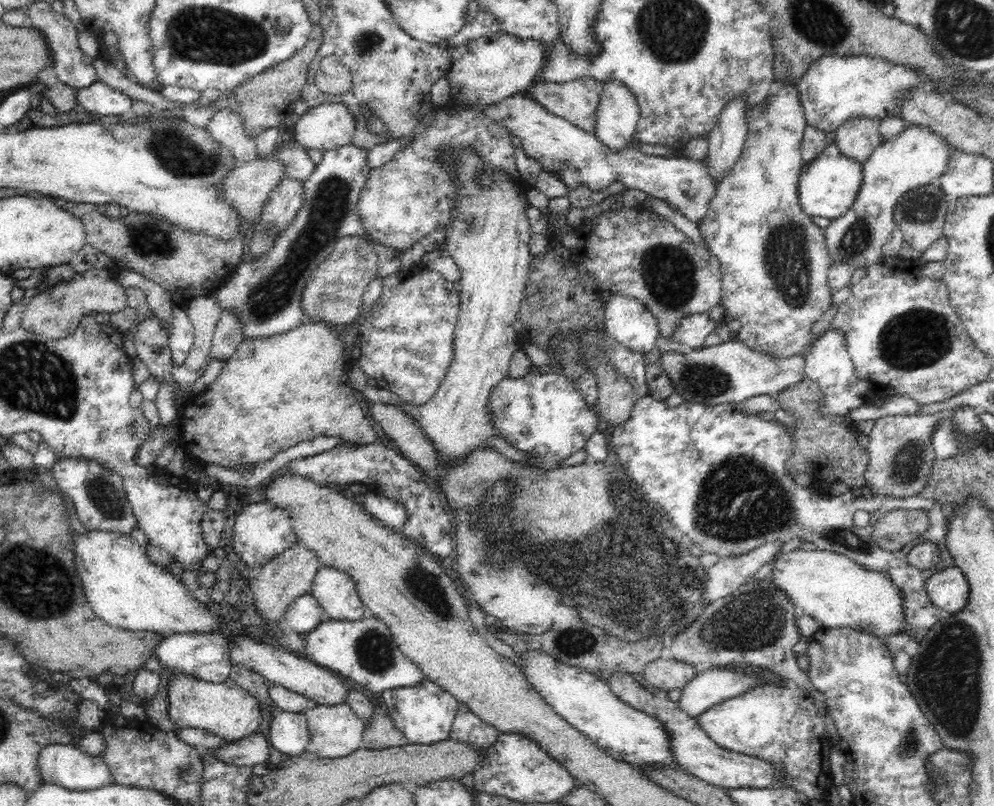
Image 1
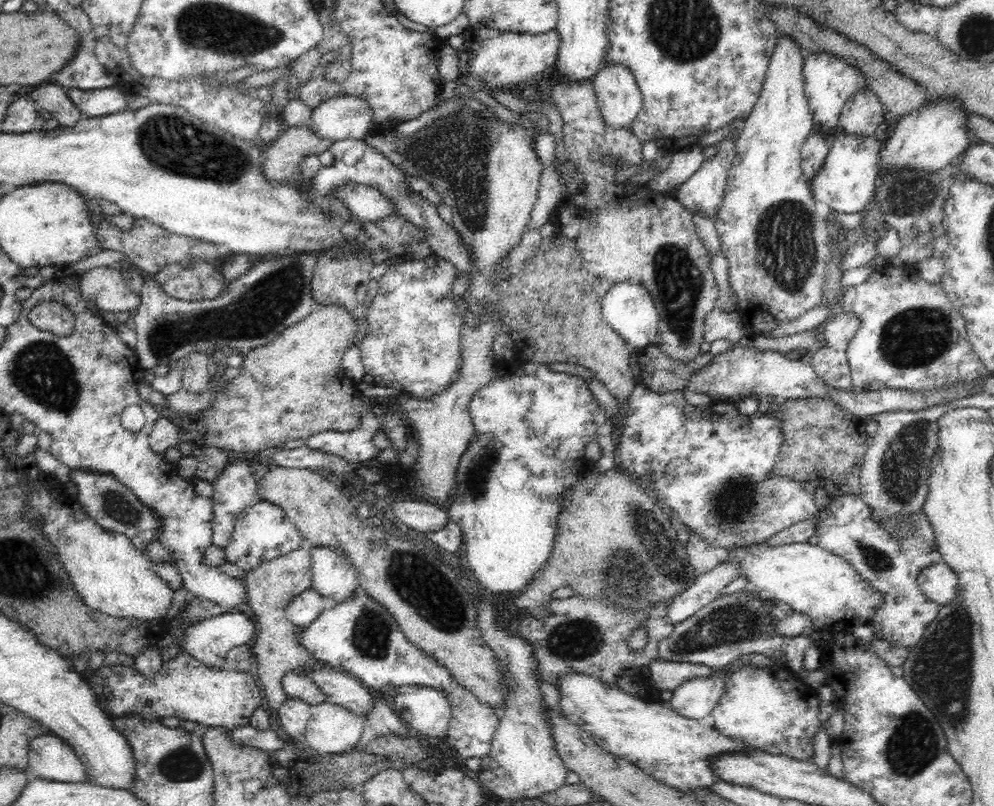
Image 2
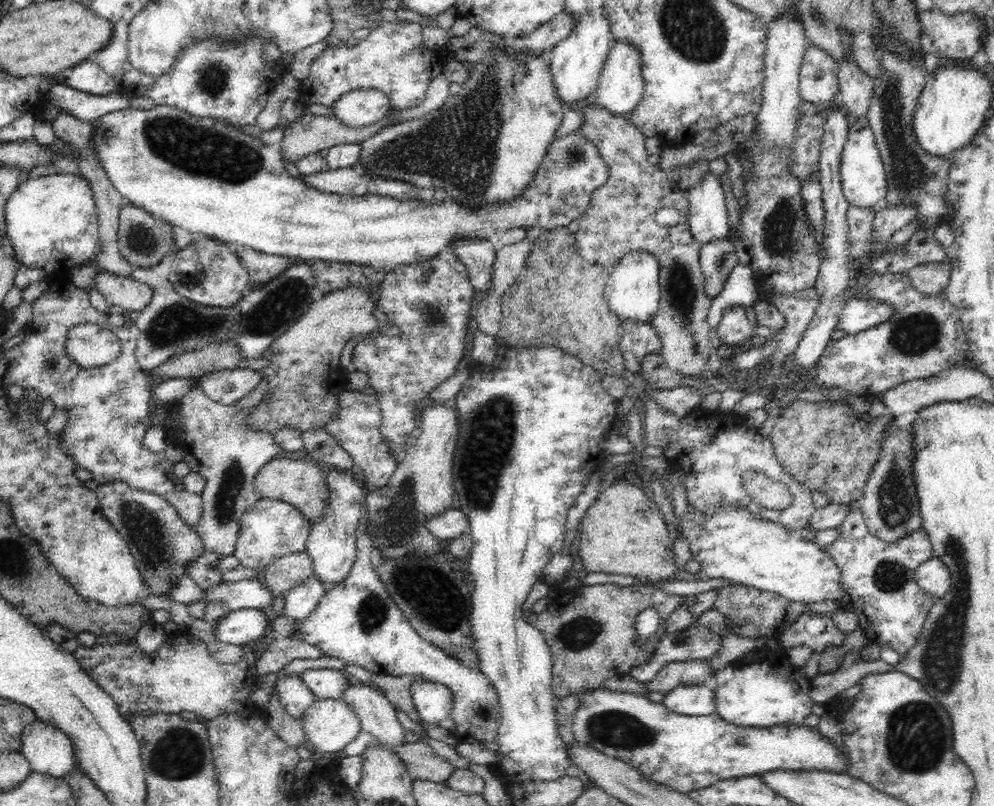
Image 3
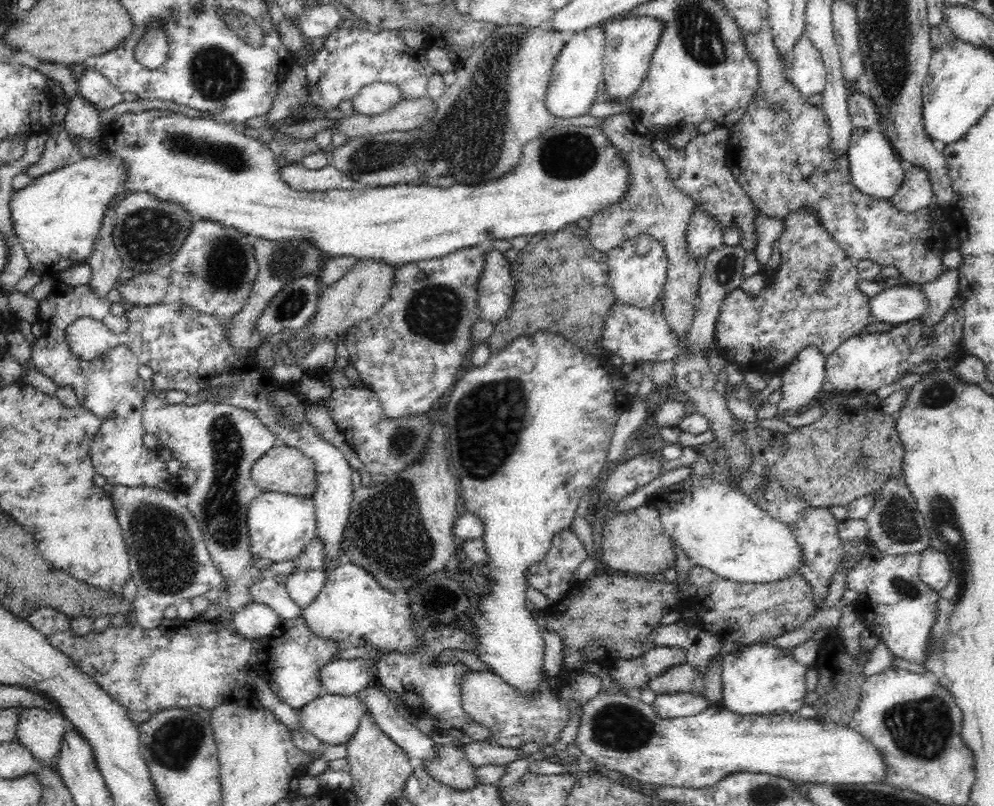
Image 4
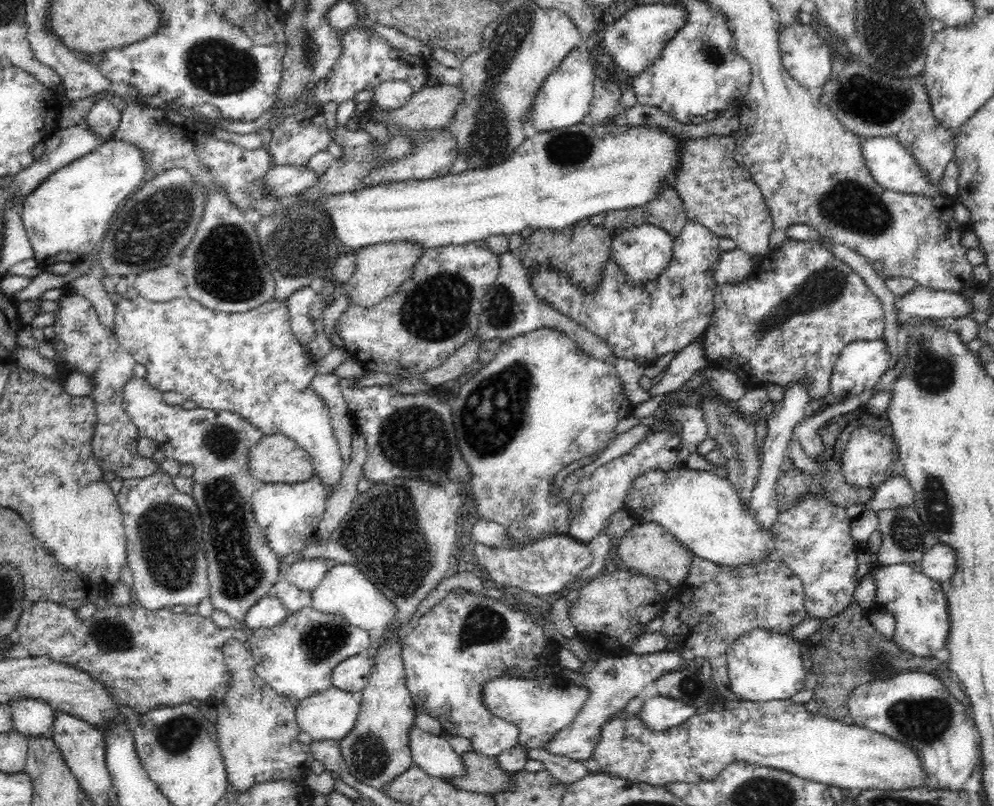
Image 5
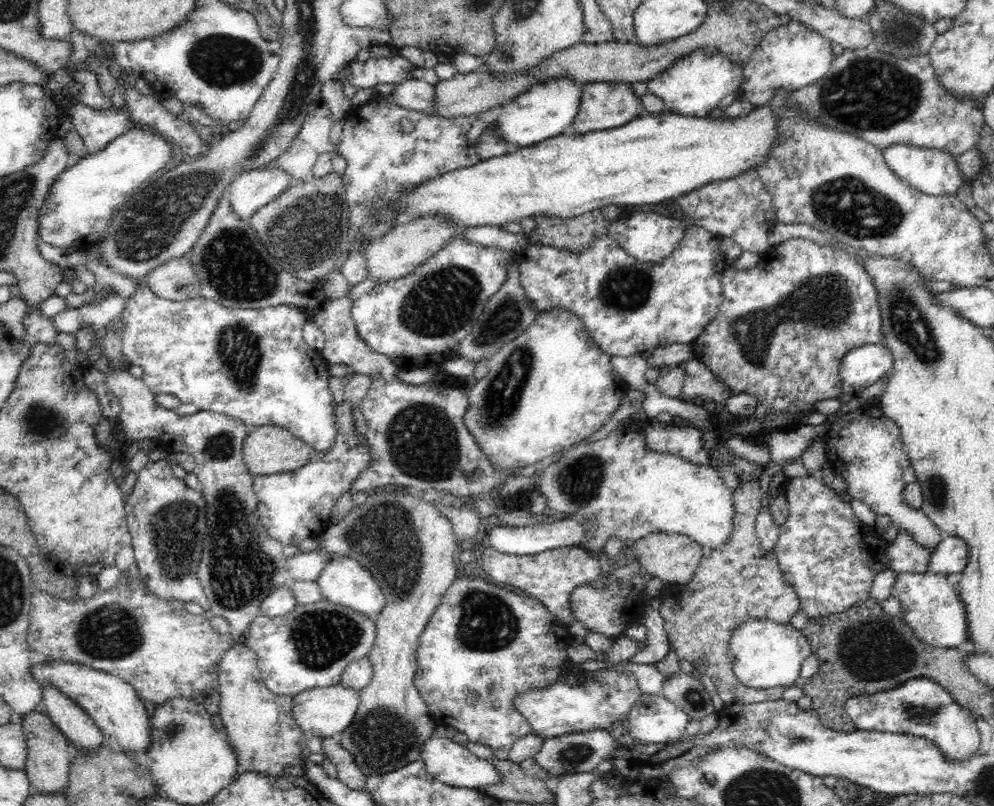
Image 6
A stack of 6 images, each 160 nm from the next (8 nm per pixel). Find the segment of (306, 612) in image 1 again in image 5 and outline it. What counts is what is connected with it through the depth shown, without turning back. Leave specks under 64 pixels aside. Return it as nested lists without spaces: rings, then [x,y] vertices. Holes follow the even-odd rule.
[[[300,559],[282,571],[282,578],[300,590],[312,592],[324,578],[330,563],[322,559]]]

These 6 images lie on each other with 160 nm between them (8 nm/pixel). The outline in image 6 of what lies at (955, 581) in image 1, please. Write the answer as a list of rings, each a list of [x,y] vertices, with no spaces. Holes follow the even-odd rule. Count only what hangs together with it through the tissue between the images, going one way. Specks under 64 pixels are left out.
[[[948,535],[941,539],[929,558],[929,572],[948,577],[961,573],[968,562],[970,550],[959,537]]]

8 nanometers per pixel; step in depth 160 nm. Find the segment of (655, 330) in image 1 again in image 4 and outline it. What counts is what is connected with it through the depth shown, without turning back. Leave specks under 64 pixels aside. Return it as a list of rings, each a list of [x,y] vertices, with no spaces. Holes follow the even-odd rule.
[[[638,234],[612,248],[606,257],[609,262],[610,285],[616,301],[640,308],[648,308],[658,302],[663,294],[668,264],[665,248],[660,242],[647,234]]]

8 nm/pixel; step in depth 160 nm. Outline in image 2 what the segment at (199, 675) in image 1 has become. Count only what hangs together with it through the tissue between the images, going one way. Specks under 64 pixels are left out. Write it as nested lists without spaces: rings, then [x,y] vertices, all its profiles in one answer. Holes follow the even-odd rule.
[[[244,612],[222,613],[218,616],[200,621],[184,630],[181,634],[183,641],[180,644],[180,648],[208,668],[224,668],[226,654],[234,646],[242,646],[248,640],[252,640],[255,625],[252,619]]]

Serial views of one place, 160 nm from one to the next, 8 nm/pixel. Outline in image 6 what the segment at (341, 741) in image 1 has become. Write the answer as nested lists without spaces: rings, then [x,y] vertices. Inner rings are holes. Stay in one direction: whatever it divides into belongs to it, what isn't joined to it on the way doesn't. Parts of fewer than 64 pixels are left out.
[[[341,685],[310,688],[293,697],[292,715],[306,738],[318,736],[325,739],[336,732],[344,732],[352,724],[359,702],[360,691],[348,689]]]

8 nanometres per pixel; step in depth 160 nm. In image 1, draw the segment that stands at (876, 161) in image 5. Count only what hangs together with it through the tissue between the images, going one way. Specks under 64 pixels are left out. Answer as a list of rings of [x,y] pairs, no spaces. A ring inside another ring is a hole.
[[[836,143],[825,146],[820,156],[805,164],[800,171],[798,196],[800,207],[808,216],[835,219],[841,217],[856,202],[863,177],[863,163],[856,162],[838,150]]]

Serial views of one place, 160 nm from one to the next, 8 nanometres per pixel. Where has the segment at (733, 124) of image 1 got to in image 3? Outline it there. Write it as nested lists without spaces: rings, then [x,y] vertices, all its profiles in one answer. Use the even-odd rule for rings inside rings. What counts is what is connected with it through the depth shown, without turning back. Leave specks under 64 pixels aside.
[[[708,171],[702,177],[702,180],[691,189],[688,189],[687,192],[690,202],[689,229],[696,244],[702,246],[707,242],[728,236],[730,229],[730,224],[728,224],[728,208],[720,177]]]

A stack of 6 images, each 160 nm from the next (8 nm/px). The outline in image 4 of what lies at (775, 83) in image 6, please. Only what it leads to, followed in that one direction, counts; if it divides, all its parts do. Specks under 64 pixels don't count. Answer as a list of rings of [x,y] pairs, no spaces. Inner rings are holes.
[[[806,36],[796,42],[794,50],[787,56],[788,79],[802,96],[820,94],[827,83],[827,70],[822,53]]]

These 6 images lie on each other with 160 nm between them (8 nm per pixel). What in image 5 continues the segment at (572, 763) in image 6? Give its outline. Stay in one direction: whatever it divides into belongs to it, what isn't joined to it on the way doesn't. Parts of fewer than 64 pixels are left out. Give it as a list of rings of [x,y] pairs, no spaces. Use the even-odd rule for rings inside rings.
[[[664,650],[650,654],[637,655],[628,653],[627,655],[612,655],[607,653],[599,657],[598,662],[589,673],[580,675],[576,670],[560,668],[562,676],[570,679],[572,684],[580,687],[586,686],[589,690],[588,698],[582,707],[582,710],[576,715],[572,724],[561,730],[544,749],[552,754],[570,758],[573,761],[588,760],[594,752],[596,743],[600,740],[600,729],[617,712],[620,712],[632,698],[638,696],[642,689],[651,683],[655,683],[662,674],[672,671],[678,671],[683,658],[680,651]]]

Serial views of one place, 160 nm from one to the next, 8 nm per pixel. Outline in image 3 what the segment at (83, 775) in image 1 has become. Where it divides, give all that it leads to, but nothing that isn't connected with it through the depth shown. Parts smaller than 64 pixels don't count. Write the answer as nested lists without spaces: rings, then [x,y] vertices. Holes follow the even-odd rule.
[[[38,717],[24,726],[20,752],[29,762],[31,772],[56,778],[70,774],[78,765],[71,738]]]

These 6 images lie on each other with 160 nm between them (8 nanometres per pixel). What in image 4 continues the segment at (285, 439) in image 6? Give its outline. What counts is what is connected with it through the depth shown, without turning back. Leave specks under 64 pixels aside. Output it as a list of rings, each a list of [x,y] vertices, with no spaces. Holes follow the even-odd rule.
[[[272,447],[252,466],[251,480],[262,492],[313,496],[317,488],[314,462],[297,448]]]

